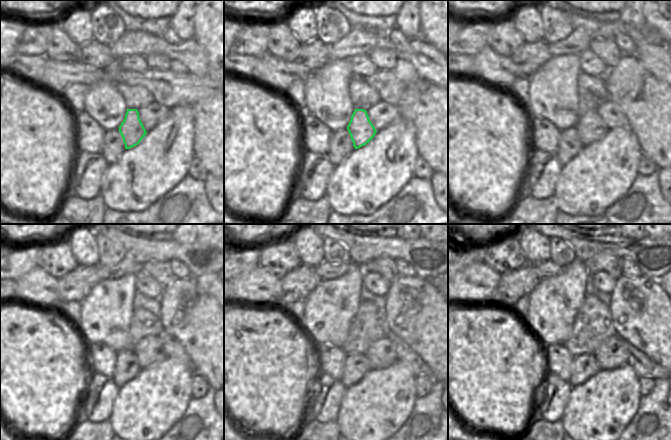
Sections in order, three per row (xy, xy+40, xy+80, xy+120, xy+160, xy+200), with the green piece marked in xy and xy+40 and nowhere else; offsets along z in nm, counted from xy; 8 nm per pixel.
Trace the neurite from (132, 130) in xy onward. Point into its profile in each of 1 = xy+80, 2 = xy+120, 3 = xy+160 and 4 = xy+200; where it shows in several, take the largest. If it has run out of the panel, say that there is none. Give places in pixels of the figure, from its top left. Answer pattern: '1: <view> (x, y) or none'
1: xy+80 (590, 127)
2: xy+120 (149, 351)
3: xy+160 (381, 354)
4: xy+200 (611, 353)

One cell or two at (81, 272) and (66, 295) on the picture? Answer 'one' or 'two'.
one

